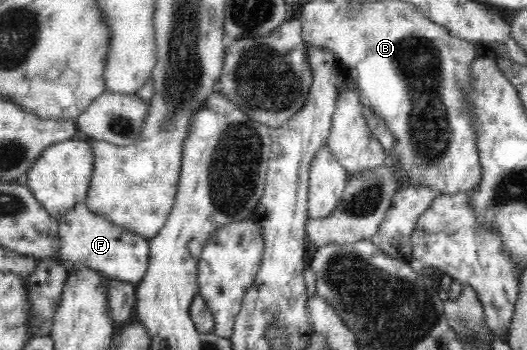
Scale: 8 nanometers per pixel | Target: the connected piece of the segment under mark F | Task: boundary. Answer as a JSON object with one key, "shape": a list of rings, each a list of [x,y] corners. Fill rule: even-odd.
{"shape":[[[84,201],[74,205],[72,211],[68,211],[60,221],[58,221],[58,238],[60,238],[60,259],[68,261],[72,267],[82,269],[89,267],[101,271],[107,277],[126,283],[138,283],[147,272],[149,264],[149,245],[148,238],[140,237],[137,233],[126,231],[119,225],[113,225],[105,217],[97,213],[91,213]]]}

